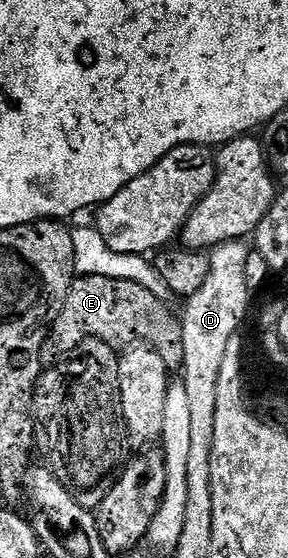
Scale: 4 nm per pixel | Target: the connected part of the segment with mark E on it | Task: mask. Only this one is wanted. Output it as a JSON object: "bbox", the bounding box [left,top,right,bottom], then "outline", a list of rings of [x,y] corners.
{"bbox":[47,275,183,372],"outline":[[[85,275],[76,277],[69,288],[69,296],[65,296],[65,304],[61,312],[51,323],[51,331],[47,334],[48,341],[61,340],[78,344],[84,338],[96,338],[102,342],[110,342],[119,348],[126,348],[136,340],[142,340],[146,345],[152,346],[165,360],[168,371],[175,372],[183,364],[183,323],[170,310],[171,307],[166,301],[158,299],[147,288],[133,280],[110,279],[108,276]]]}

